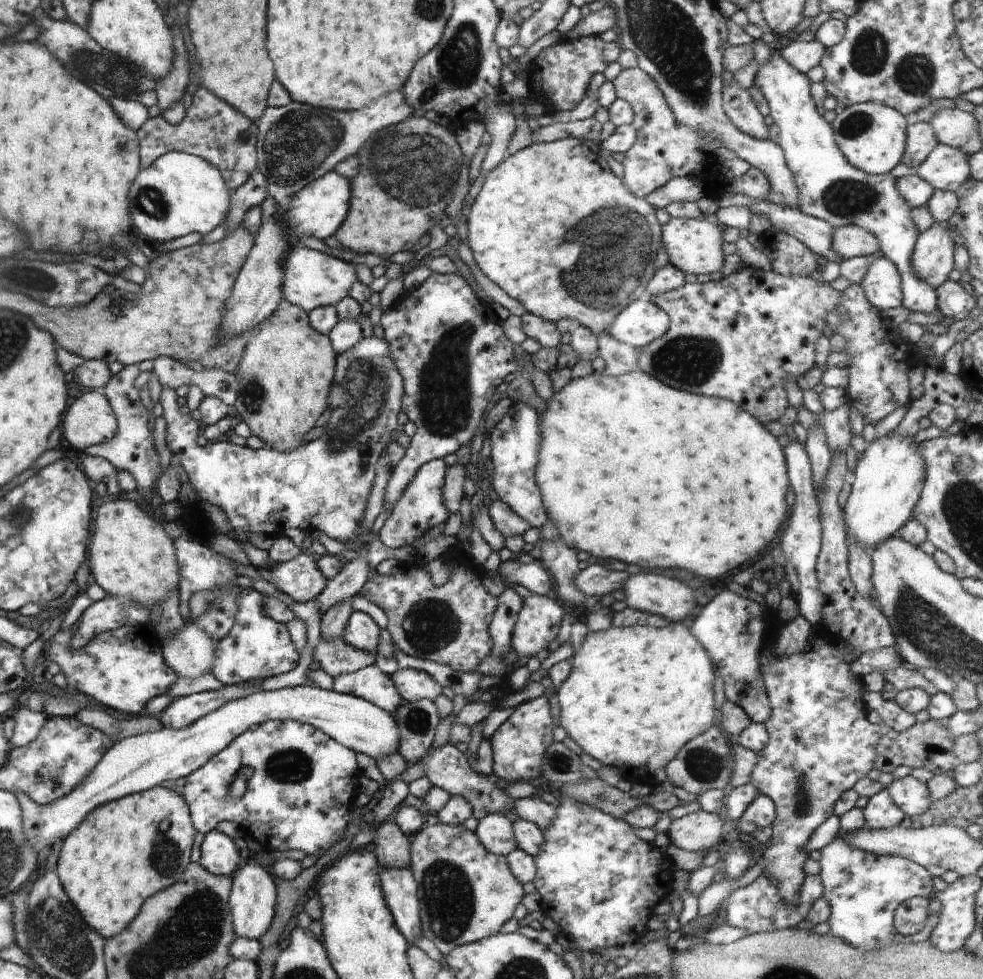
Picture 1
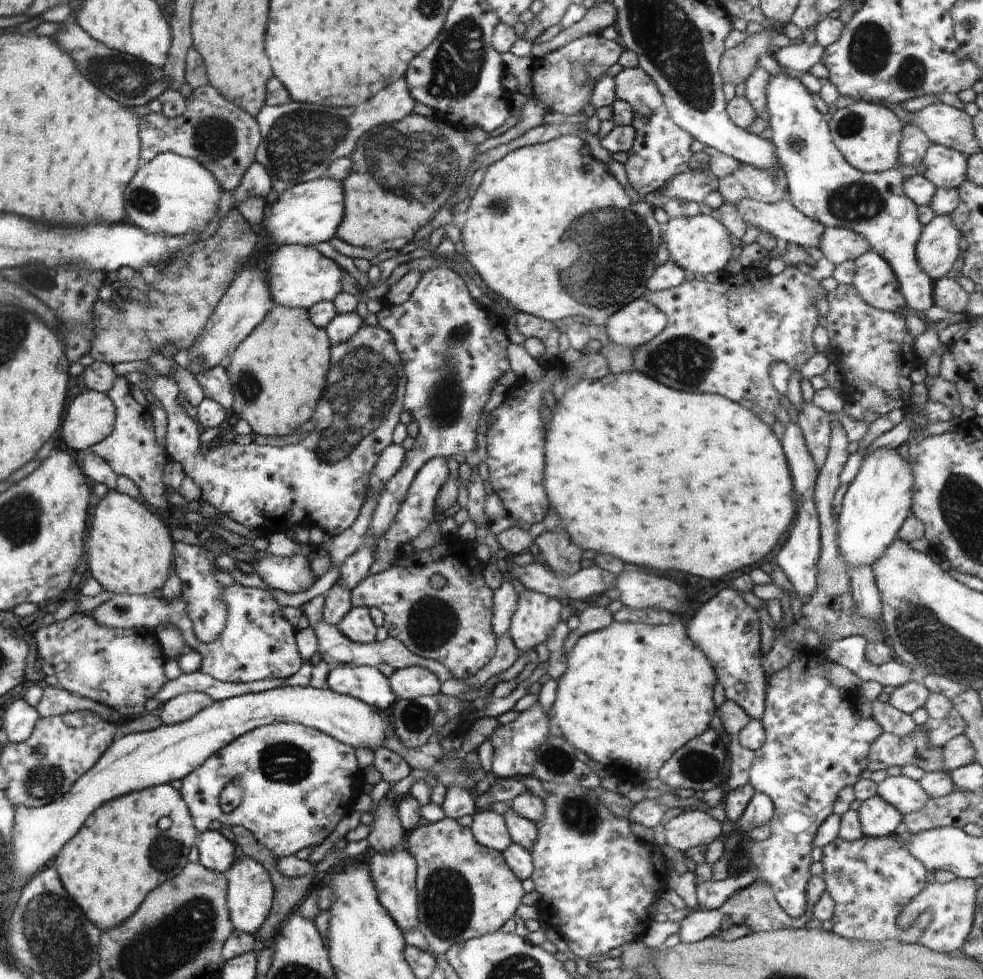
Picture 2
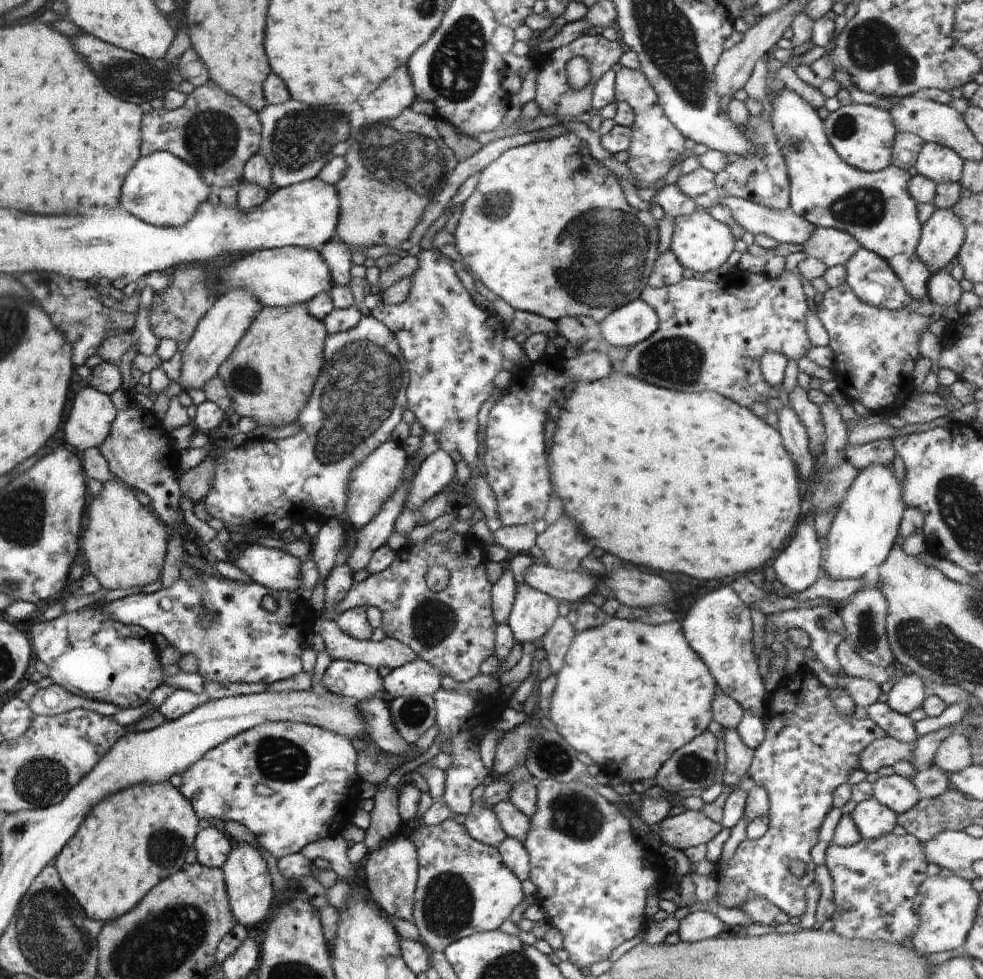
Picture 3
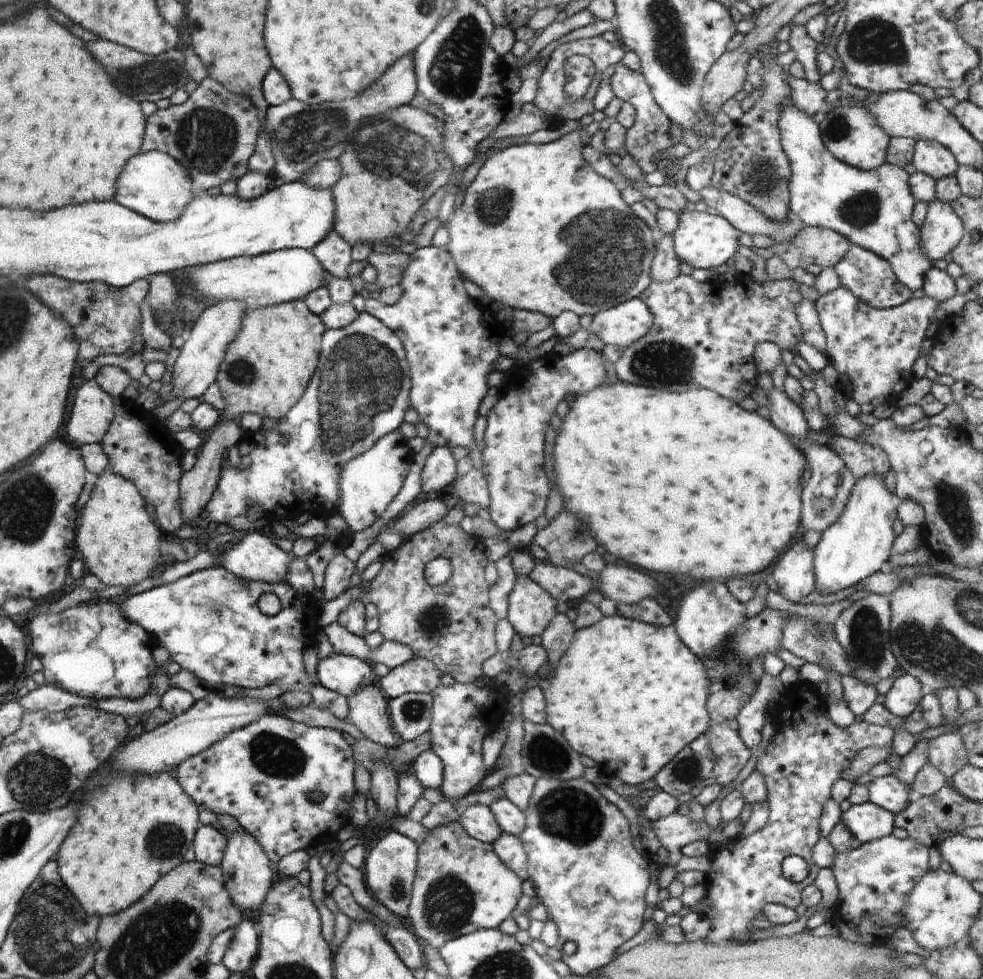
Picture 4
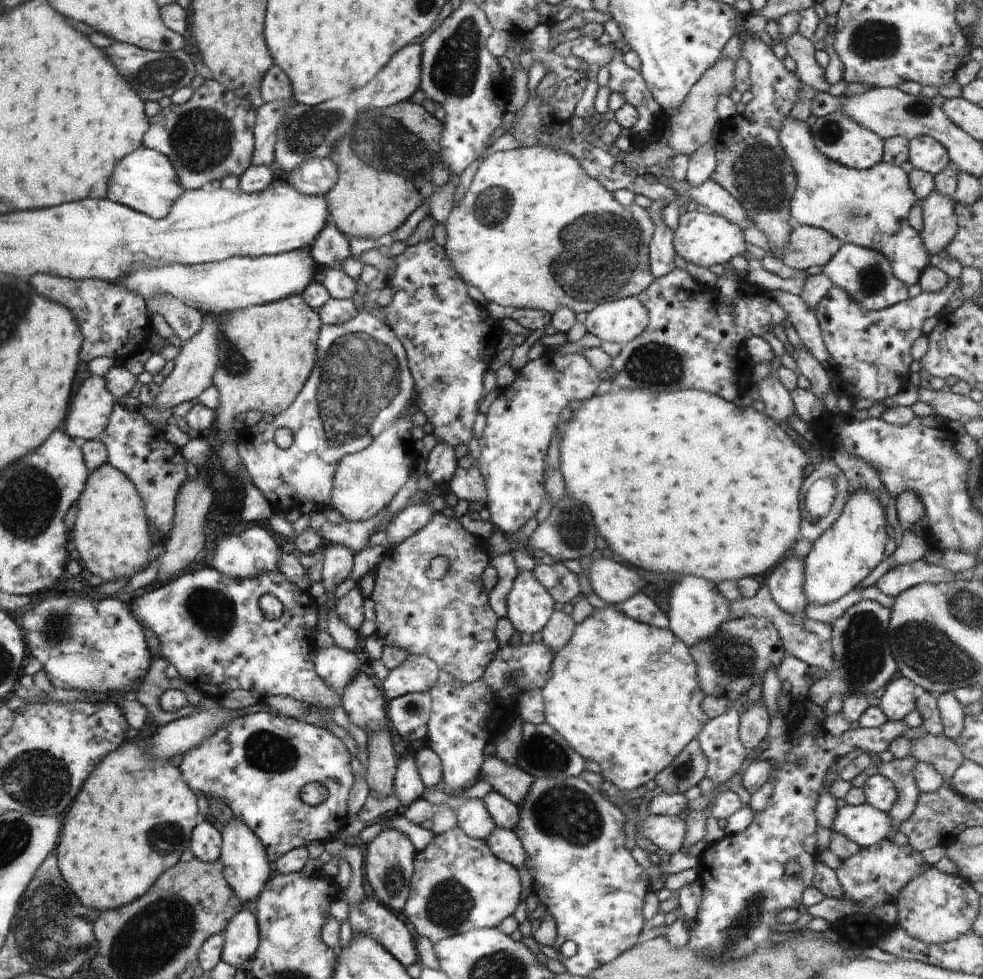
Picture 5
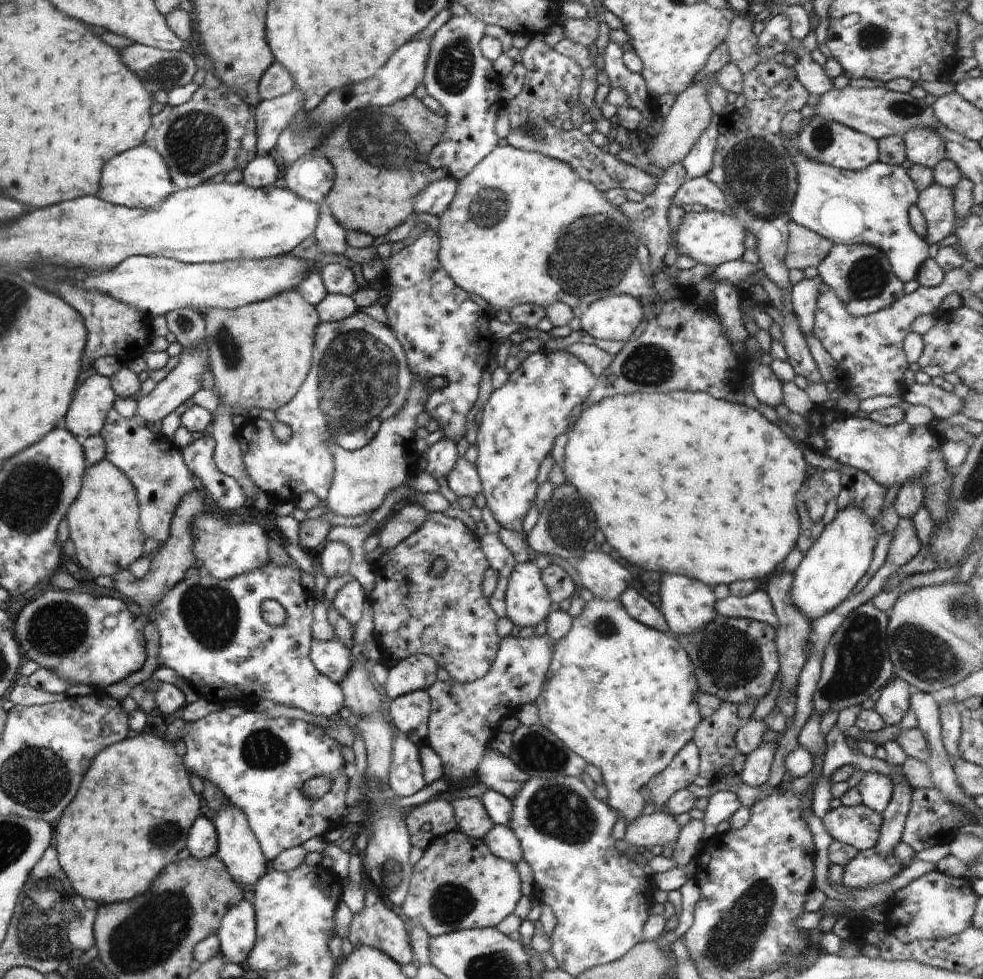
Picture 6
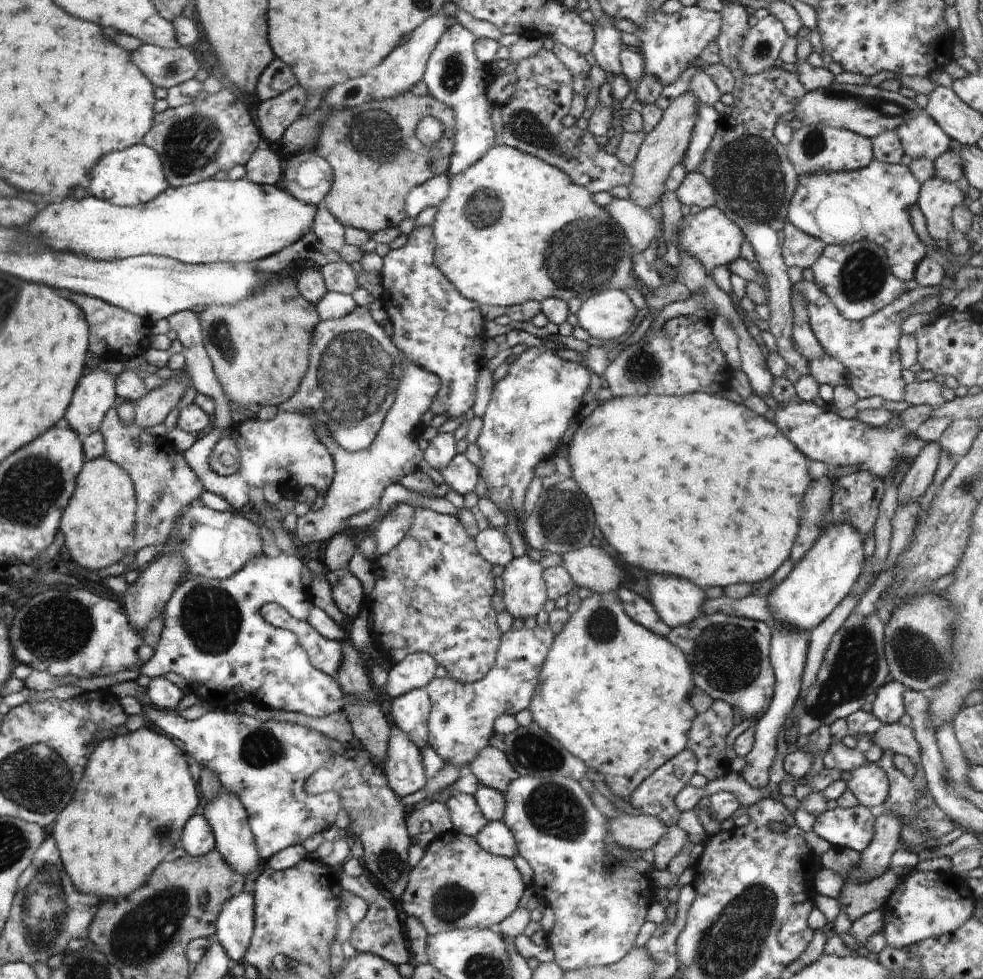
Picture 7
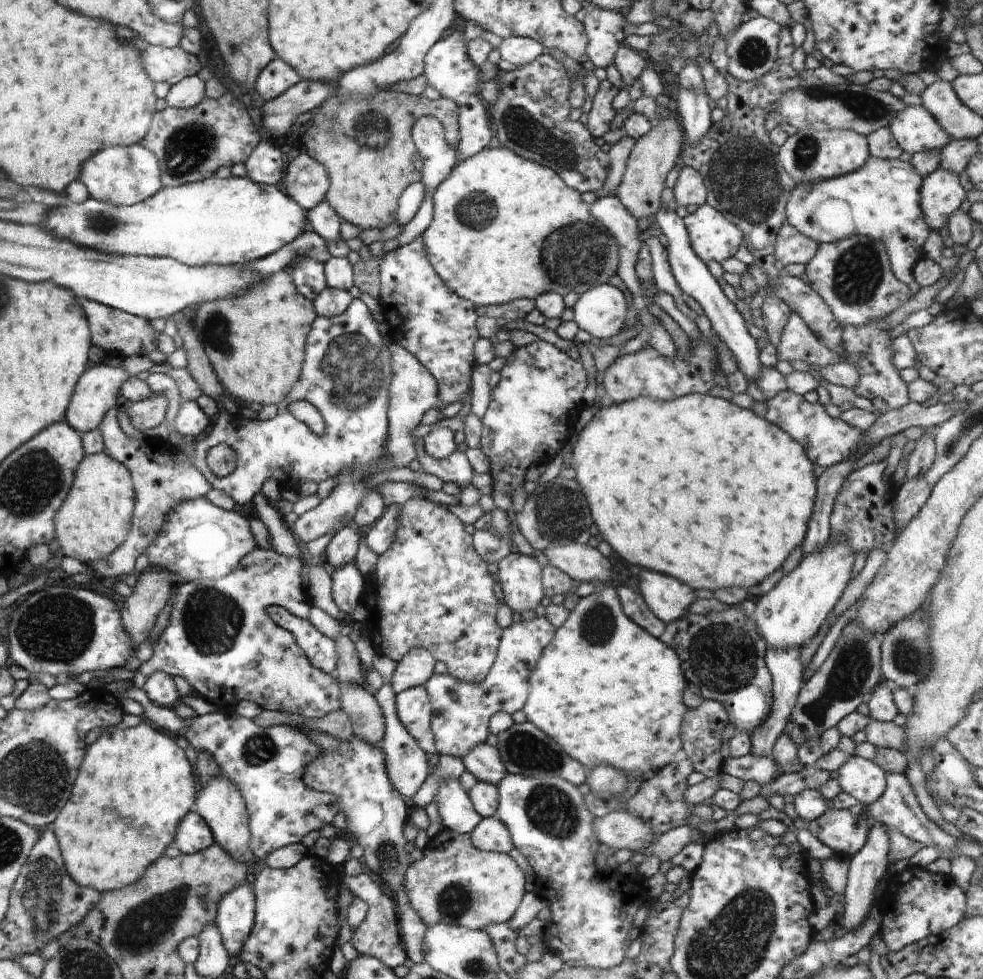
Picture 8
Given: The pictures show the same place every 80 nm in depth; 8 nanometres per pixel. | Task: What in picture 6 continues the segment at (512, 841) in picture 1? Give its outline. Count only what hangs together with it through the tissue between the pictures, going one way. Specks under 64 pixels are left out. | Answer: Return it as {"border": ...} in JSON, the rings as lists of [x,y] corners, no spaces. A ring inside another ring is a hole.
{"border":[[[452,798],[450,800],[458,830],[468,837],[482,838],[493,826],[493,822],[488,818],[482,802],[479,798]]]}

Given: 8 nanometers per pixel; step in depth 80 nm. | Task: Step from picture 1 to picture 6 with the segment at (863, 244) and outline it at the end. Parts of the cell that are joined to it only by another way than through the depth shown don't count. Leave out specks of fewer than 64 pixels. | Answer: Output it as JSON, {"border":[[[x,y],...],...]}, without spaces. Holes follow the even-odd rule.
{"border":[[[788,222],[788,245],[784,263],[790,269],[804,271],[808,267],[818,267],[822,260],[830,254],[834,243],[824,236],[802,228],[794,222]]]}

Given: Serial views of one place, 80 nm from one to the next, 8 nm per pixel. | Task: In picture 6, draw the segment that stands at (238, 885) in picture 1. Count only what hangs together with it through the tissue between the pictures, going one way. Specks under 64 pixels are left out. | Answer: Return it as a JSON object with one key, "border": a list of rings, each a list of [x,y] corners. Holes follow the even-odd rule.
{"border":[[[229,803],[228,805],[223,805],[218,812],[207,814],[216,830],[218,840],[217,858],[222,860],[230,876],[236,882],[240,882],[244,889],[254,889],[258,880],[267,872],[267,860],[264,858],[262,850],[260,850],[260,844],[258,844],[254,832],[248,825],[244,812],[240,808],[236,808],[234,804]]]}

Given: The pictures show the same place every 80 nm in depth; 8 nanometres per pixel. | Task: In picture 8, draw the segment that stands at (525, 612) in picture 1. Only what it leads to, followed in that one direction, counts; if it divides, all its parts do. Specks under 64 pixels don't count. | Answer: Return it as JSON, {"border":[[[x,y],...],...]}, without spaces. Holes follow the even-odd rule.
{"border":[[[510,553],[498,563],[496,578],[504,593],[502,601],[514,612],[536,610],[545,592],[542,567],[536,557]]]}

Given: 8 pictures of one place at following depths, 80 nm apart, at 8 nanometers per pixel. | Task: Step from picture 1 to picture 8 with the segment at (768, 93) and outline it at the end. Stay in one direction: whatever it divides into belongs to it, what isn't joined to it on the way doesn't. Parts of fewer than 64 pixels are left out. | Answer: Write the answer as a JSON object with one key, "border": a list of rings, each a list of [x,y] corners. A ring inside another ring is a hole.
{"border":[[[870,157],[862,168],[854,172],[812,183],[810,187],[796,185],[785,206],[786,218],[795,229],[798,229],[800,234],[817,243],[838,242],[841,236],[852,236],[852,234],[864,235],[883,242],[893,275],[899,281],[909,285],[915,280],[913,266],[926,256],[923,246],[933,234],[931,228],[926,224],[920,206],[922,183],[923,178],[908,161]]]}

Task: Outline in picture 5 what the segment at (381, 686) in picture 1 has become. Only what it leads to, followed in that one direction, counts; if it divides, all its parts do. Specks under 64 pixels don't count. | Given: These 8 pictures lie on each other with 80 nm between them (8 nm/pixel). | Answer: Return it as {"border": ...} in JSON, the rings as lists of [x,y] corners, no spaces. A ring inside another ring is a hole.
{"border":[[[314,646],[314,658],[312,659],[316,673],[326,684],[334,686],[334,690],[341,696],[344,688],[352,682],[352,678],[360,670],[360,660],[356,652],[348,652],[340,646],[326,646],[319,648]]]}

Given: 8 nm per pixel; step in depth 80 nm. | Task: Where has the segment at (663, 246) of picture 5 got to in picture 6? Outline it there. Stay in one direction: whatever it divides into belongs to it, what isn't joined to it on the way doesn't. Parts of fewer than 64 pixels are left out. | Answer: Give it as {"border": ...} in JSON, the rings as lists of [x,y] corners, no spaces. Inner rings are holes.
{"border":[[[681,162],[672,164],[668,170],[666,170],[662,178],[657,178],[656,190],[652,194],[644,195],[644,200],[641,202],[627,201],[624,204],[618,206],[622,216],[626,216],[636,228],[638,228],[638,240],[642,242],[650,251],[651,255],[651,268],[654,273],[661,272],[662,266],[665,265],[664,256],[670,248],[670,228],[668,222],[668,210],[671,205],[674,194],[678,191],[678,188],[686,181],[686,174],[684,166]]]}

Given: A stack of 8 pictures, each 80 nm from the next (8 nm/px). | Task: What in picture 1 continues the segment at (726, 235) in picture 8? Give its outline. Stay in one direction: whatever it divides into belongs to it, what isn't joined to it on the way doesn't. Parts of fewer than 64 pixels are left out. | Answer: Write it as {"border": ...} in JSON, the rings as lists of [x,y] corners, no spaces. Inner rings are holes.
{"border":[[[702,216],[698,219],[683,219],[670,217],[662,226],[661,241],[668,253],[670,265],[674,265],[684,274],[714,274],[724,266],[724,251],[722,249],[724,227],[715,219]]]}

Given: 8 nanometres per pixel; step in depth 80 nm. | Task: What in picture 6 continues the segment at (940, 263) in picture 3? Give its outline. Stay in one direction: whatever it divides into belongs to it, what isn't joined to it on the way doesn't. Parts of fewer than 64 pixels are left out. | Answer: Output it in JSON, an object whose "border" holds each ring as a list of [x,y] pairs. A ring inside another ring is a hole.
{"border":[[[932,182],[926,190],[918,194],[915,203],[922,212],[926,226],[925,242],[945,244],[953,239],[956,232],[957,217],[954,212],[954,190]]]}

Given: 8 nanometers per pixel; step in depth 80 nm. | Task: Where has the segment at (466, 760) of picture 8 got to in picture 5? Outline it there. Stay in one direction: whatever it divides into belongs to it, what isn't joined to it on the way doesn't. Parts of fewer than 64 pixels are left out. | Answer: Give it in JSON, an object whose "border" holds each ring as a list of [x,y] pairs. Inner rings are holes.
{"border":[[[497,757],[485,758],[480,770],[481,779],[486,780],[492,788],[514,805],[520,805],[528,795],[535,777]]]}

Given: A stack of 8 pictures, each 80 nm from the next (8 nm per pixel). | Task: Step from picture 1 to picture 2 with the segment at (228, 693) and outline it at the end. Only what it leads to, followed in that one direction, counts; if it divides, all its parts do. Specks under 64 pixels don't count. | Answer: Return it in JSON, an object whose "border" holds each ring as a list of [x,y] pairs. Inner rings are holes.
{"border":[[[202,691],[183,693],[163,703],[156,713],[165,725],[178,724],[191,719],[197,712],[212,706],[215,702]]]}

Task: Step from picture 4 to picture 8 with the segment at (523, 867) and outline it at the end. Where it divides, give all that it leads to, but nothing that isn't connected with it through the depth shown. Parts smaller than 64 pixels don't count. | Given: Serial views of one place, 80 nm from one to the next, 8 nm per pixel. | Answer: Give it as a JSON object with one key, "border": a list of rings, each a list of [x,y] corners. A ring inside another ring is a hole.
{"border":[[[496,816],[483,818],[469,836],[473,845],[481,851],[494,851],[508,855],[508,852],[515,847],[510,831]]]}

